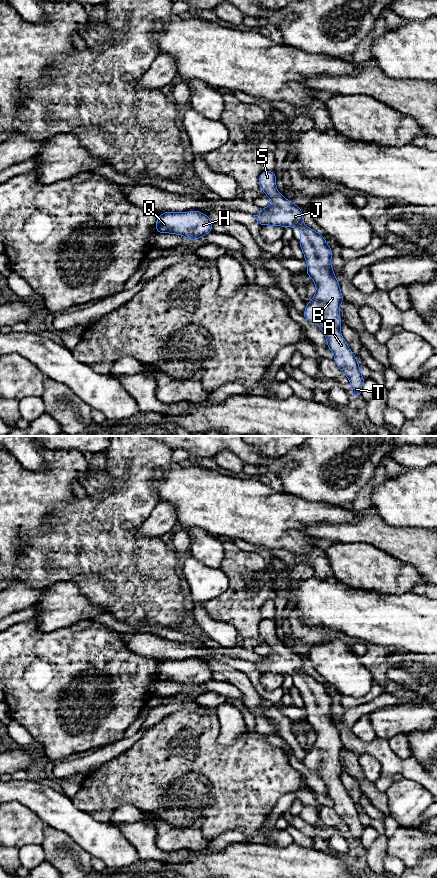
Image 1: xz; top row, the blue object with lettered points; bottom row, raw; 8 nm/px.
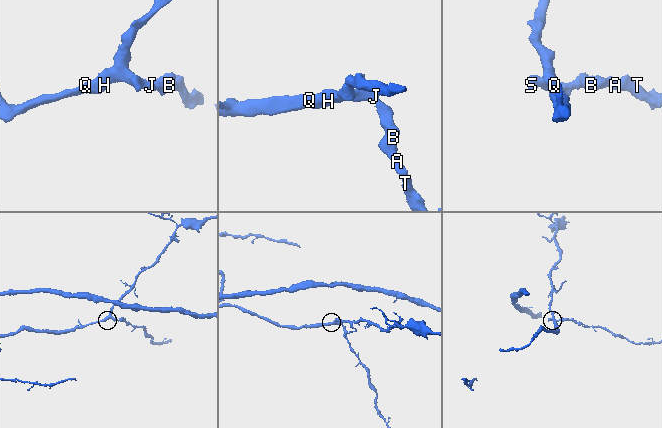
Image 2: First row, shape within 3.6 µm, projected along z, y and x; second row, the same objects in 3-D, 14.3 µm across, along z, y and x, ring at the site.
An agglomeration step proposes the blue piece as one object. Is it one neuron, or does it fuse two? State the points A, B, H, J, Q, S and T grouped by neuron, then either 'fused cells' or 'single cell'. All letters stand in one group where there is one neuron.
A B H J Q S T | single cell

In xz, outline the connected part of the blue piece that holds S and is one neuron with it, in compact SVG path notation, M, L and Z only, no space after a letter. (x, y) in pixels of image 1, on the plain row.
M263 619L259 624L259 634L268 644L272 653L270 655L261 656L259 663L253 663L260 674L282 674L297 676L300 678L300 695L304 701L307 710L307 723L314 728L316 741L314 745L307 751L303 760L305 767L316 771L325 783L328 796L334 801L334 810L338 813L342 821L344 821L352 834L352 844L360 845L364 826L360 820L360 814L356 808L356 804L351 800L347 790L341 783L341 766L340 753L343 750L343 744L340 738L339 730L333 721L331 712L332 697L325 689L324 685L303 672L304 663L300 655L295 651L288 649L276 635L276 622L273 619Z

